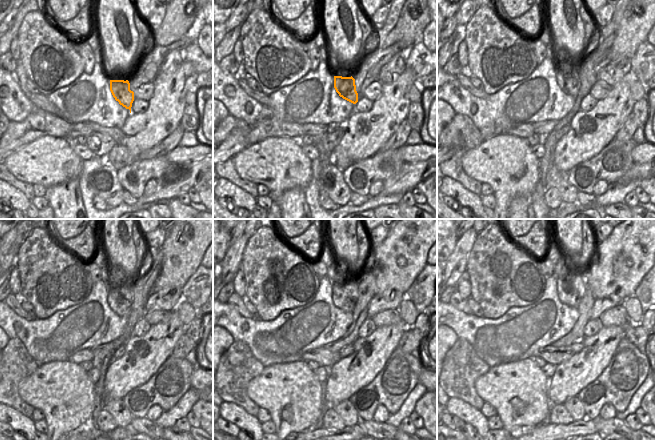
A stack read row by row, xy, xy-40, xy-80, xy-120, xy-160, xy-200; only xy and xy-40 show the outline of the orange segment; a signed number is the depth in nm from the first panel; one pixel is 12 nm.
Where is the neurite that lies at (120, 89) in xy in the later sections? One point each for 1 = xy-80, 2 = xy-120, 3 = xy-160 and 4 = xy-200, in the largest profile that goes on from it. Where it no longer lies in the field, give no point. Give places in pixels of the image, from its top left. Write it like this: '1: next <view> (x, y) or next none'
1: next xy-80 (569, 82)
2: next xy-120 (119, 299)
3: next xy-160 (344, 296)
4: next xy-200 (570, 286)

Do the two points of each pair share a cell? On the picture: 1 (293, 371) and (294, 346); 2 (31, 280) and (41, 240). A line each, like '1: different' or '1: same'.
1: different
2: same

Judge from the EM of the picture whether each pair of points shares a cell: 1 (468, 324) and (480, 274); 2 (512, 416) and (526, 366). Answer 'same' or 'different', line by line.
1: different
2: same

